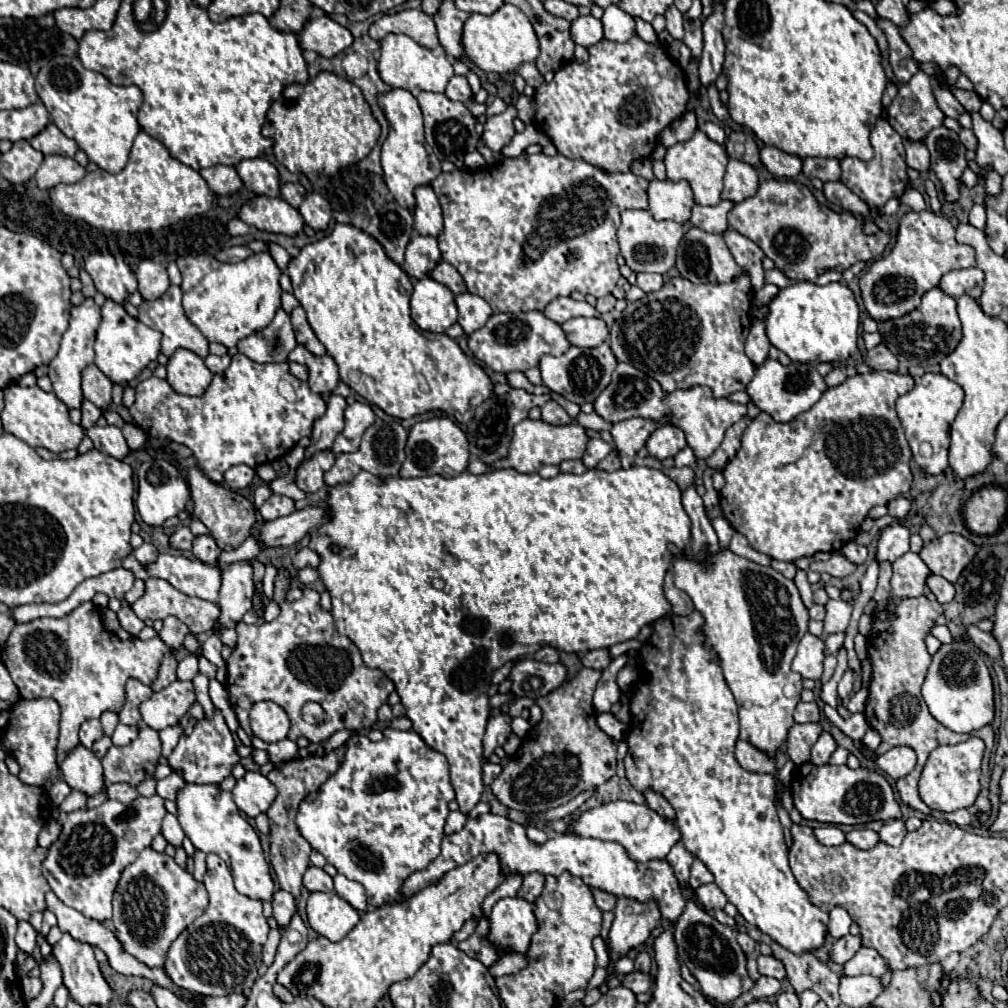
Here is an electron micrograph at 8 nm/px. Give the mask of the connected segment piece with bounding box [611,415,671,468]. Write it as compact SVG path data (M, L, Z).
M669 415L657 419L657 421L651 421L651 419L641 419L641 417L631 417L631 419L625 419L625 421L619 421L613 425L611 429L611 435L613 435L613 441L615 441L615 447L621 455L623 467L630 467L633 462L627 462L627 458L635 457L635 453L647 443L649 435L667 425L669 423Z

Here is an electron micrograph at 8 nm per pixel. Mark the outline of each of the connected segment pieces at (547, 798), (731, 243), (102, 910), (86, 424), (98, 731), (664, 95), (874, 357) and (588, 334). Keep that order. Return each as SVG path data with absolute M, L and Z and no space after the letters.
M581 669L571 681L563 683L547 697L537 699L543 719L529 729L517 753L491 783L493 795L505 807L523 813L541 813L565 805L581 791L597 789L615 775L617 745L597 727L597 713L593 707L593 693L599 677L601 671L597 669Z
M727 229L723 233L723 237L725 237L725 243L727 243L733 259L741 267L745 267L749 271L753 291L759 291L765 285L765 281L763 281L763 265L761 265L761 259L765 257L763 251L751 239L743 237L735 229Z
M159 795L153 797L137 797L131 803L121 803L121 801L105 801L103 805L95 809L77 809L65 815L63 819L63 829L59 839L49 847L47 857L43 859L43 869L53 875L55 881L51 881L53 893L69 907L81 911L85 917L97 919L97 921L107 921L111 919L111 899L117 887L117 881L127 865L131 865L139 853L151 845L153 837L161 831L161 821L165 817L167 809L163 805L163 799Z
M83 401L83 405L81 405L81 413L83 413L83 421L81 421L83 429L93 427L93 425L97 423L97 419L101 417L101 411L99 411L91 401Z
M87 719L83 725L81 725L81 731L79 731L79 739L85 747L91 747L97 739L103 737L103 729L101 729L101 723L99 719Z
M633 35L625 43L601 41L599 45L589 47L589 59L585 63L571 61L571 63L567 63L563 69L559 69L555 73L555 77L553 77L551 83L543 83L535 91L535 103L537 103L537 107L535 107L535 123L551 139L551 143L557 147L557 151L561 155L565 155L567 159L583 159L583 161L591 163L593 167L603 169L607 173L629 173L633 161L651 157L651 153L653 153L653 149L657 145L657 135L687 111L687 101L689 101L689 91L687 91L687 85L685 85L685 73L683 73L683 69L679 69L679 65L675 65L675 61L671 61L671 57L665 53L663 45L649 45L643 39L639 39L637 35Z
M885 345L869 349L865 355L865 363L875 371L897 371L897 357Z
M575 317L565 321L563 331L567 335L567 339L571 341L571 345L575 347L599 347L607 337L609 337L609 329L607 323L603 319L597 317Z

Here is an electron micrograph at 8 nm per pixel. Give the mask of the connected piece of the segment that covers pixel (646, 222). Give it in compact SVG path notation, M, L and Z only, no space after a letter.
M623 211L621 213L621 227L617 229L621 255L625 257L627 267L633 273L659 273L665 275L675 267L677 247L683 239L683 227L675 221L655 221L649 211Z

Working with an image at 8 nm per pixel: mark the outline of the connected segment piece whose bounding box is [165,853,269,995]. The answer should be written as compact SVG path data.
M213 853L207 855L207 873L203 883L209 893L209 905L205 913L171 943L165 971L173 983L191 993L227 995L233 991L245 991L247 995L257 979L261 947L269 933L261 901L243 897L235 889L227 865Z

